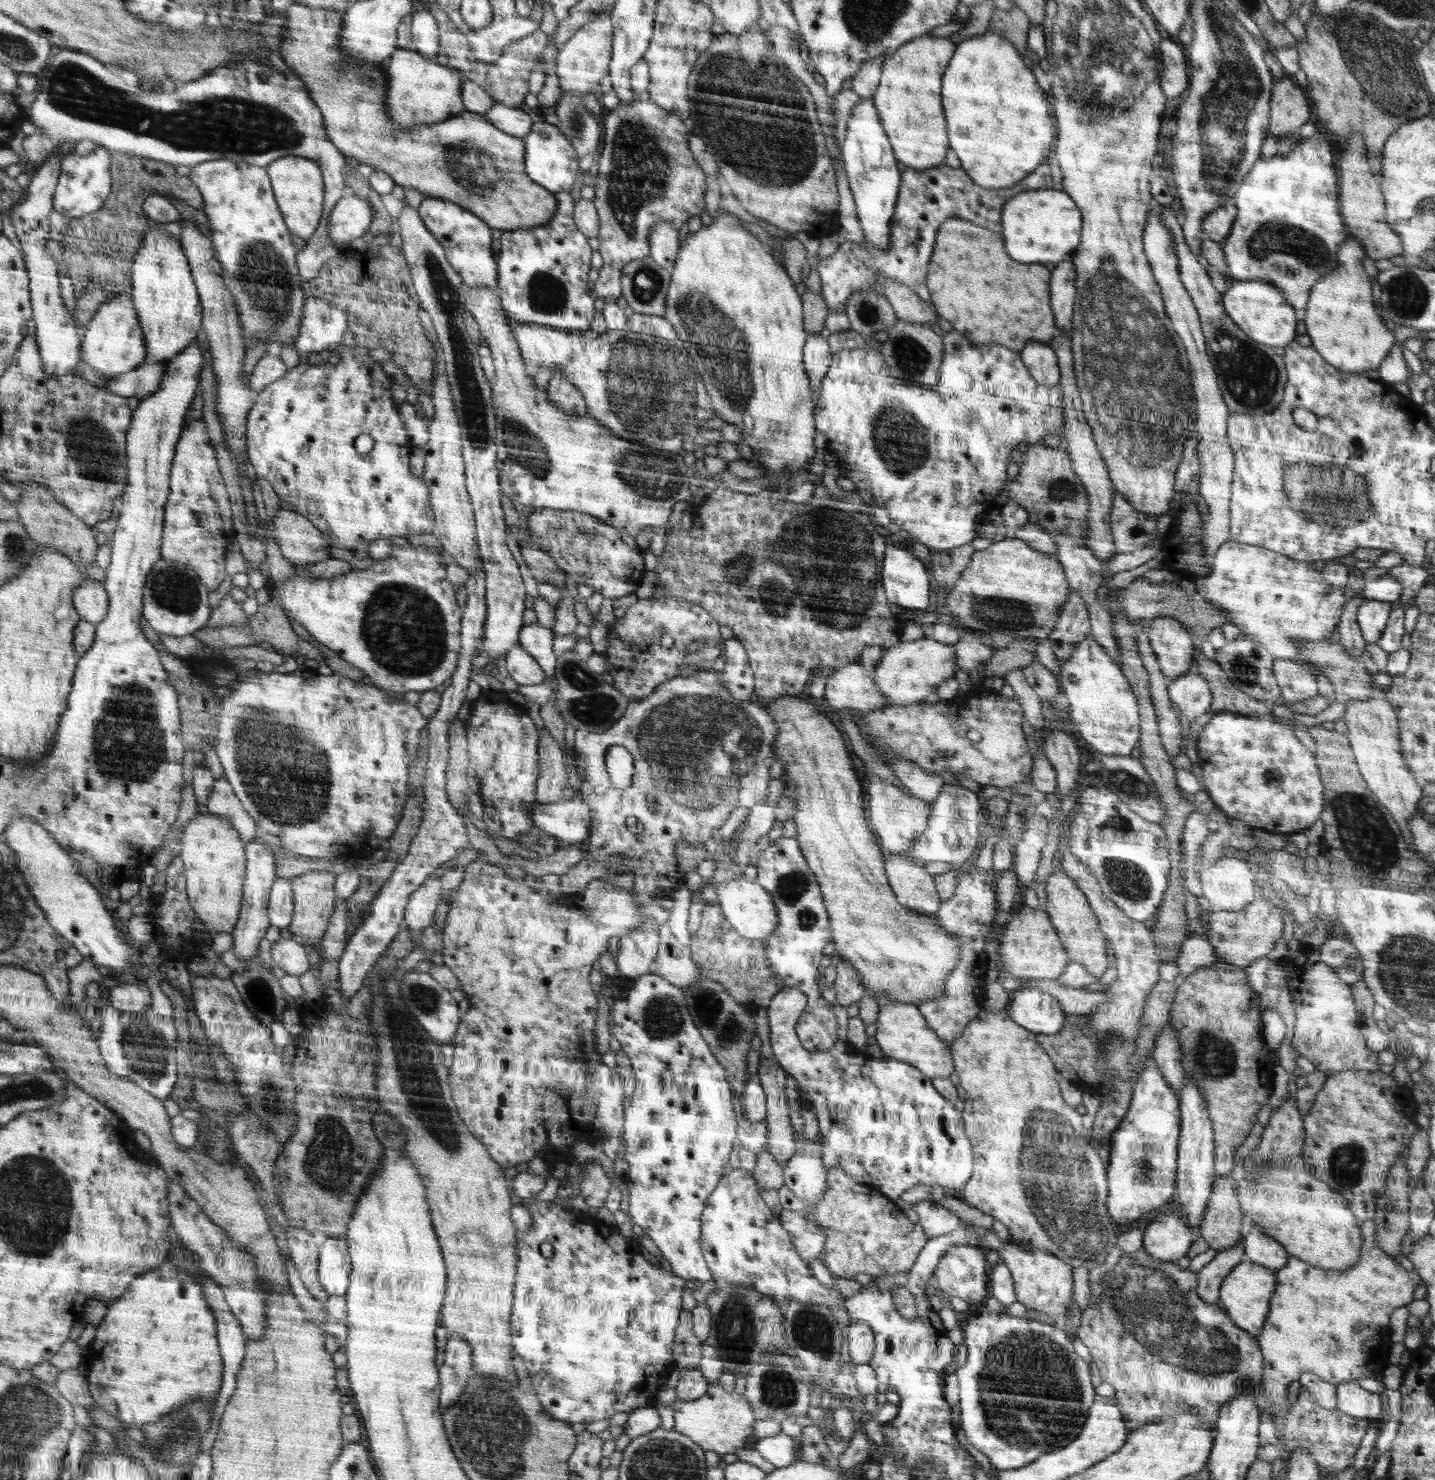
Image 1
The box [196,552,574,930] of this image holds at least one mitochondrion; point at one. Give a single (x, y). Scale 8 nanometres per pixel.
(259, 733)

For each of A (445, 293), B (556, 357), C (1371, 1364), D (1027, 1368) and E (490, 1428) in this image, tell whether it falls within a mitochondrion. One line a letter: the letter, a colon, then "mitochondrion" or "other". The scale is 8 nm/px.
A: mitochondrion
B: other
C: other
D: mitochondrion
E: mitochondrion

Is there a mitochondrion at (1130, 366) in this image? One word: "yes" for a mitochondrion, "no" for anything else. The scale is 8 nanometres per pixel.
yes

